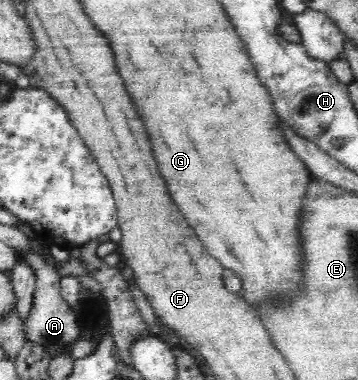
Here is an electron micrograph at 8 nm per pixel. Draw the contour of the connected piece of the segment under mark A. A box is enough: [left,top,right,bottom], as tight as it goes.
[23,253,79,357]

